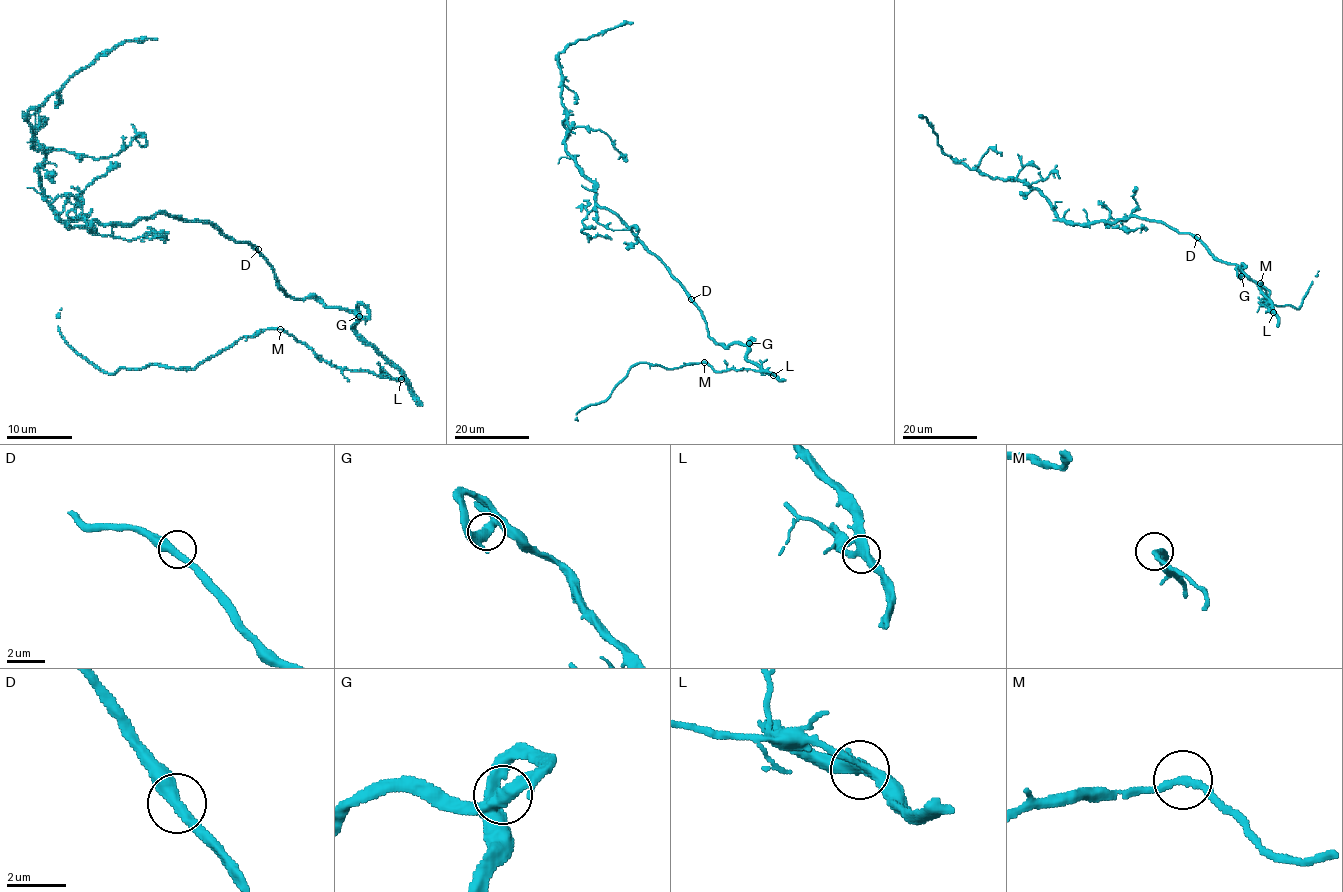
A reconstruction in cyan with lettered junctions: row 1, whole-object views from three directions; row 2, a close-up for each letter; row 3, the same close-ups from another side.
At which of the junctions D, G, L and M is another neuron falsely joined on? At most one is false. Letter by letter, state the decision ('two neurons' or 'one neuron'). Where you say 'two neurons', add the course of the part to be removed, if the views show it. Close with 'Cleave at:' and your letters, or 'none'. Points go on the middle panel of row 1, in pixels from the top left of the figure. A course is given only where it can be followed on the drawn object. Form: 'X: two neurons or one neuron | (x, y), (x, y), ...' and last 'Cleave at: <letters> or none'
D: one neuron
G: one neuron
L: one neuron
M: one neuron
Cleave at: none

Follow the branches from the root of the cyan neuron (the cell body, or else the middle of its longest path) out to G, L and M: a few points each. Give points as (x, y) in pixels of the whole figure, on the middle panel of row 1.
G: (690, 297), (700, 310), (709, 336), (716, 343), (725, 346), (749, 343)
L: (690, 297), (700, 310), (709, 336), (716, 343), (725, 346), (742, 343), (747, 347), (746, 358), (773, 375)
M: (690, 297), (716, 343), (742, 343), (747, 347), (746, 358), (773, 374), (754, 369), (716, 371), (704, 362)

